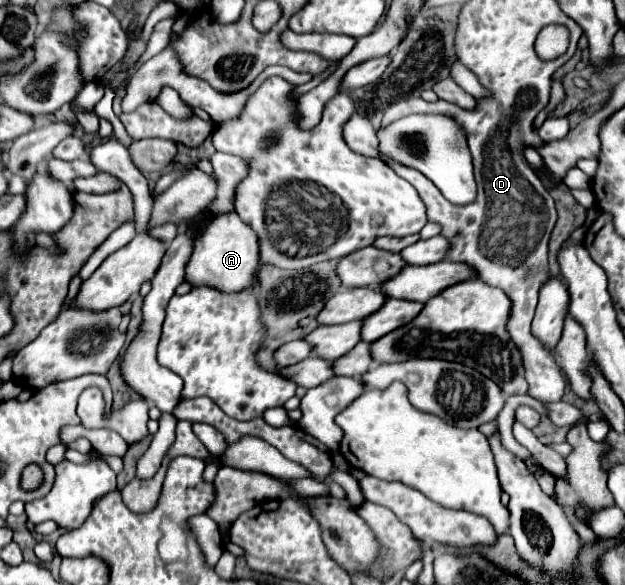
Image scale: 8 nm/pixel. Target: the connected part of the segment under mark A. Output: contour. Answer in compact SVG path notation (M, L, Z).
M230 212L228 216L218 216L218 220L210 220L210 224L202 228L198 240L194 242L194 256L186 266L186 282L192 288L210 286L224 294L236 294L248 288L256 288L260 286L258 250L260 248L258 248L256 232L248 224L244 224L236 212Z

